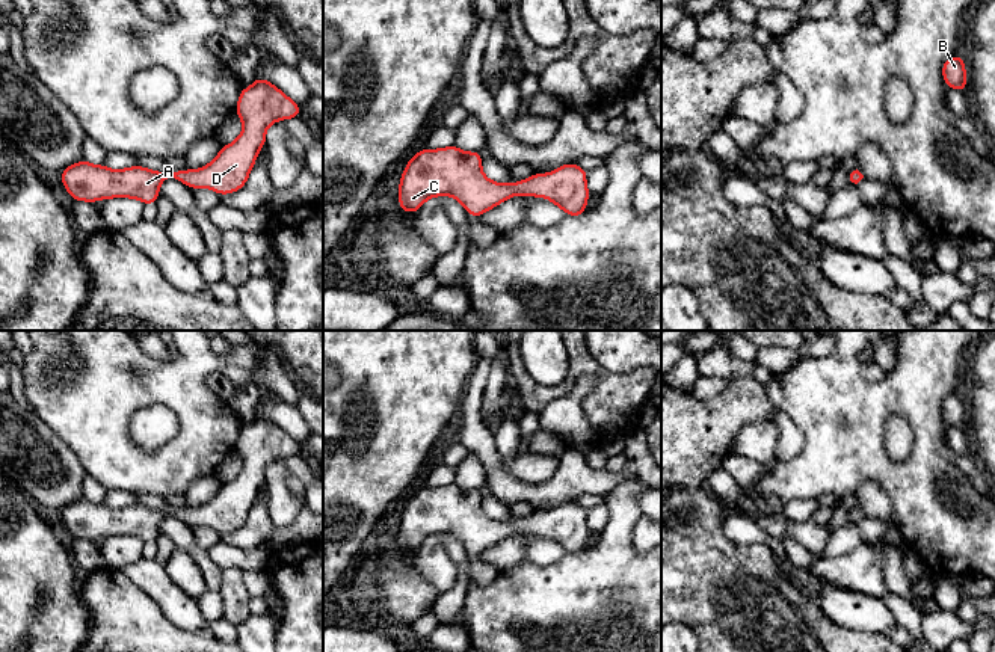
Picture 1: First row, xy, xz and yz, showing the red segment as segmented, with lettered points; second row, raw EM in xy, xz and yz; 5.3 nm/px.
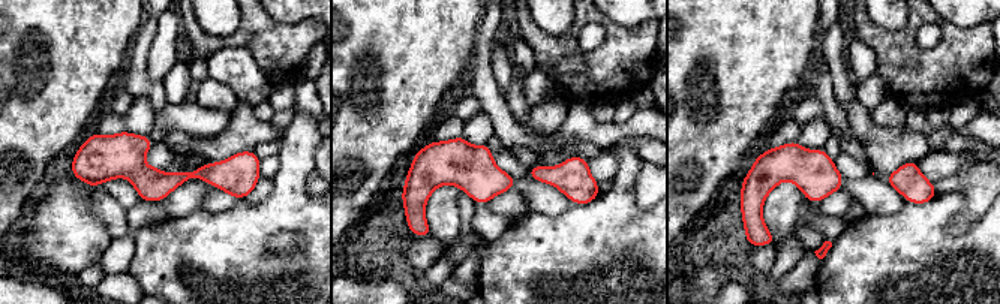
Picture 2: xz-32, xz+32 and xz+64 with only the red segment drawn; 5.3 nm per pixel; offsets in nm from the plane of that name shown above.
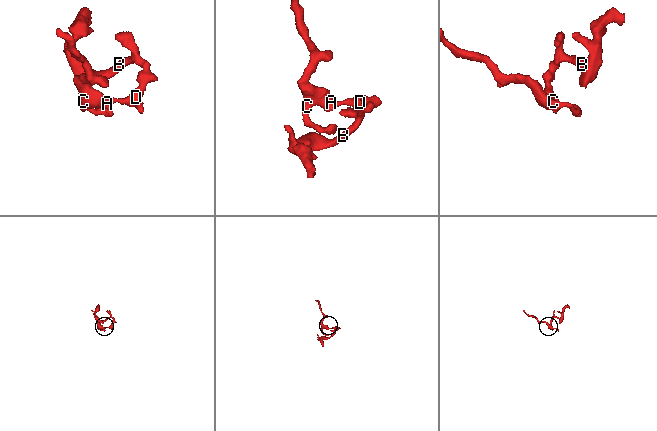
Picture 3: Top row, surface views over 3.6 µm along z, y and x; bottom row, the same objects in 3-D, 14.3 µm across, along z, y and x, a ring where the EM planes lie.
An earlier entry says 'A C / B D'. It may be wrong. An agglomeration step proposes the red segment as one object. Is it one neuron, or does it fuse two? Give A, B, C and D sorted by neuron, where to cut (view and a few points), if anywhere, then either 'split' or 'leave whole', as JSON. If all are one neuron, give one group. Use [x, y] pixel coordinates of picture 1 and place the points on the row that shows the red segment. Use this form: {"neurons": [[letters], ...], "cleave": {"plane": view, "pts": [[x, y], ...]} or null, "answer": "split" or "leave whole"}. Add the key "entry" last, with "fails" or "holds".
{"neurons": [["A", "B", "C", "D"]], "cleave": null, "answer": "leave whole", "entry": "fails"}

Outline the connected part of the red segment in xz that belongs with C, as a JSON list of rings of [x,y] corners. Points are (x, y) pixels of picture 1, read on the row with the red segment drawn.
[[[456,145],[417,152],[406,165],[400,186],[399,205],[417,213],[429,198],[448,195],[457,199],[470,216],[480,217],[488,210],[515,196],[550,198],[568,216],[581,216],[590,196],[587,171],[566,163],[553,174],[533,174],[524,181],[501,184],[482,172],[482,152],[464,152]]]

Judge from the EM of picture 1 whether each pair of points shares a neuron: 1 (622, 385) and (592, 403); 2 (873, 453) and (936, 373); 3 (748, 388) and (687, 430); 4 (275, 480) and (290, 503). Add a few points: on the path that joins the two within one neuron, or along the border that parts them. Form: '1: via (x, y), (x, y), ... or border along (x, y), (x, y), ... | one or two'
1: via (615, 393), (604, 403), (600, 403) | one
2: via (873, 429), (873, 421), (902, 393), (912, 390) | one
3: via (733, 403), (711, 424), (702, 429) | one
4: via (277, 486), (284, 497) | one

